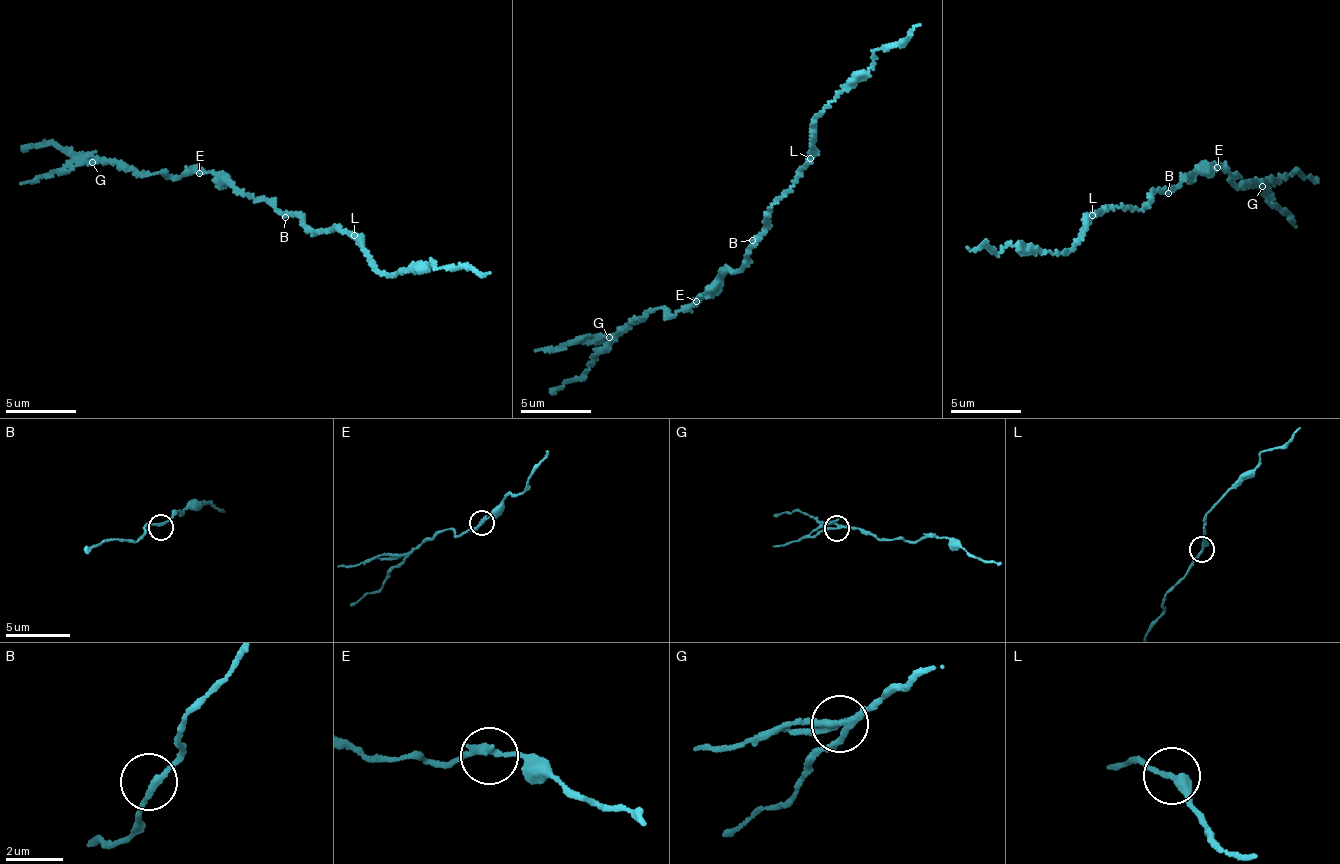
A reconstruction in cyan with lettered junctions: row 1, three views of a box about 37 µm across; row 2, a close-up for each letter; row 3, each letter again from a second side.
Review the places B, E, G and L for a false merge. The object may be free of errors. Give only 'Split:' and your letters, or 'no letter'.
Split: G

